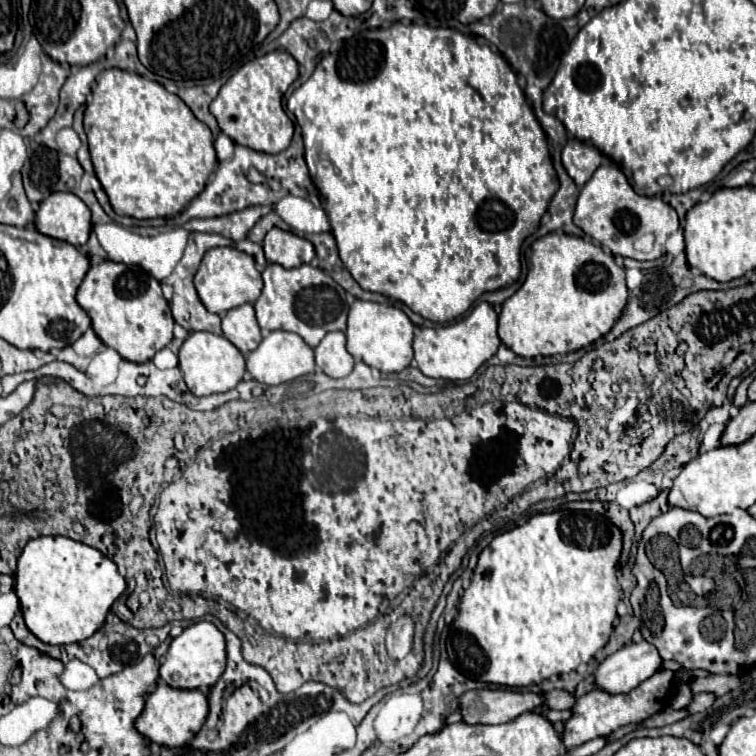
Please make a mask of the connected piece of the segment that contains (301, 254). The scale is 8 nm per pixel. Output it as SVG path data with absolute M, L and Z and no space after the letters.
M272 228L264 242L266 260L272 264L280 264L284 268L298 268L302 264L310 264L314 258L314 246L292 232L284 232L280 228Z

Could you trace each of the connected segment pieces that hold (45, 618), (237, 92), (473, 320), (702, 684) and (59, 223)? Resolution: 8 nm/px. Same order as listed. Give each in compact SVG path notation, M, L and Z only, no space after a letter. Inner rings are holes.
M40 536L30 540L16 570L16 594L28 630L46 644L74 644L98 632L110 606L126 590L116 564L100 550L66 536Z
M284 50L270 52L262 58L246 62L222 88L210 104L210 112L218 120L220 130L236 144L264 154L280 154L290 146L294 124L282 108L282 96L298 78L298 62Z
M480 302L462 320L436 326L436 328L416 328L414 334L414 360L424 376L444 378L444 380L468 380L484 362L488 362L498 346L500 338L496 334L498 316L488 302Z
M714 674L710 678L694 678L690 684L692 684L694 694L698 694L698 692L714 692L716 696L722 696L728 690L732 690L734 686L738 686L740 680L736 676L718 676L718 674Z
M54 192L36 212L36 228L50 238L64 240L72 246L84 246L88 242L92 222L88 206L70 192Z

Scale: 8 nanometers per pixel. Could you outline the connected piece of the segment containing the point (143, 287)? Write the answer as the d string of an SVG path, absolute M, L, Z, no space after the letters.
M112 260L92 266L78 288L76 300L92 318L92 328L98 338L106 346L118 350L128 362L148 362L158 350L172 342L174 318L160 282L140 266L126 266Z

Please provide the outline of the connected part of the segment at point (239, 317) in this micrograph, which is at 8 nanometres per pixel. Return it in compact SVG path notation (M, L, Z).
M242 304L234 310L228 310L222 318L222 332L244 356L250 354L262 340L252 304Z

